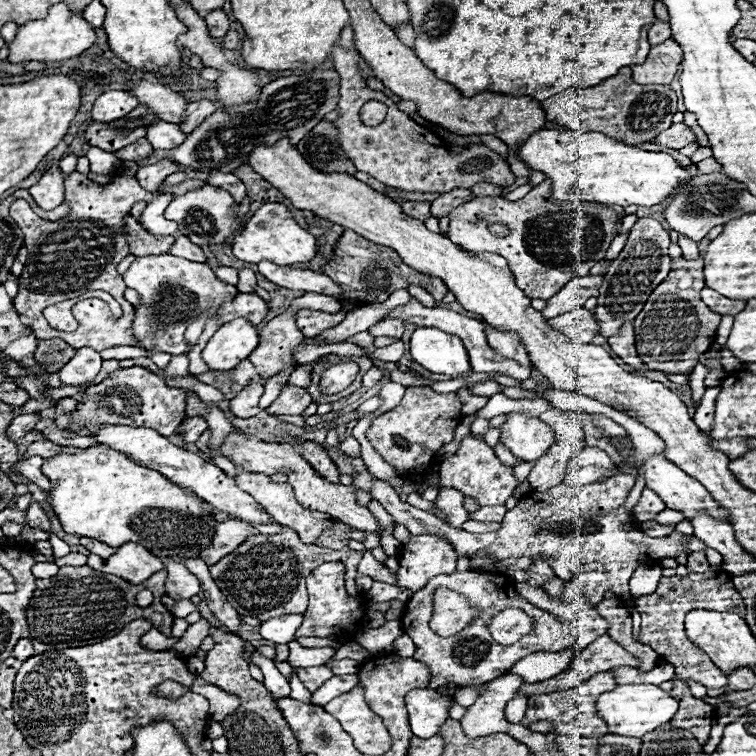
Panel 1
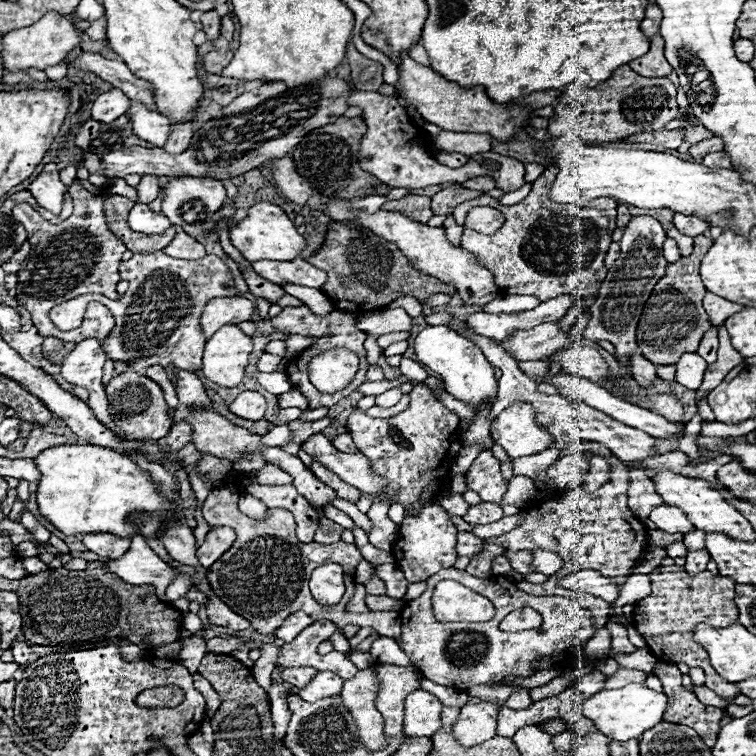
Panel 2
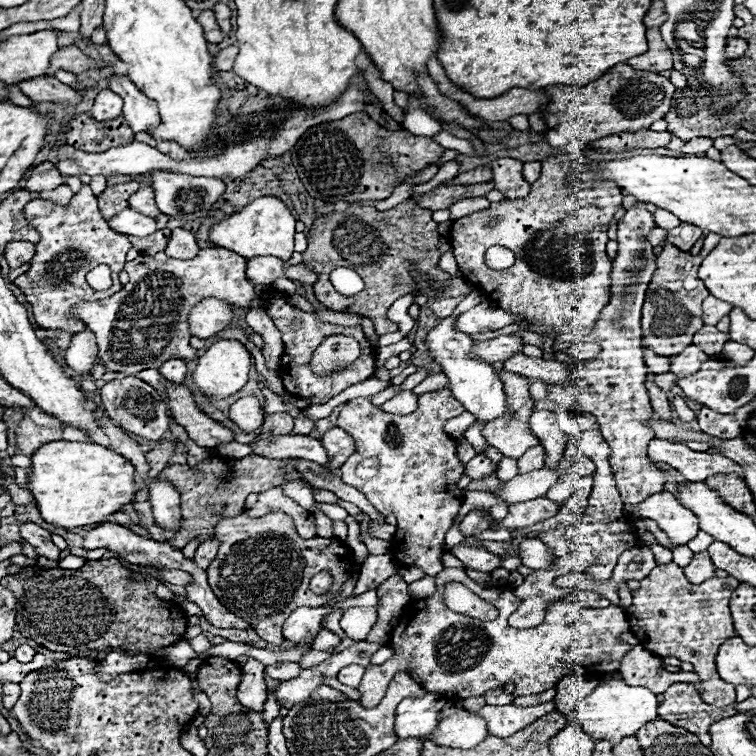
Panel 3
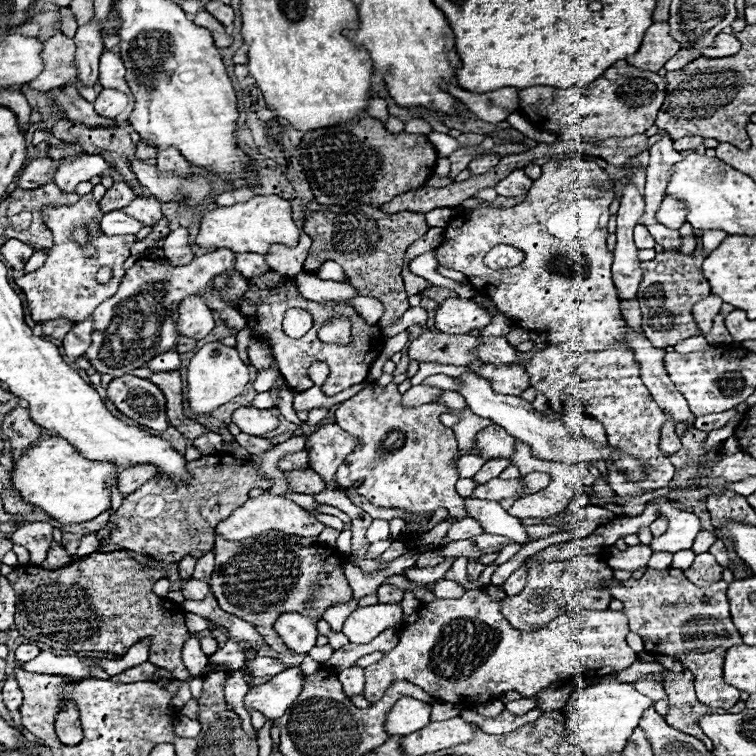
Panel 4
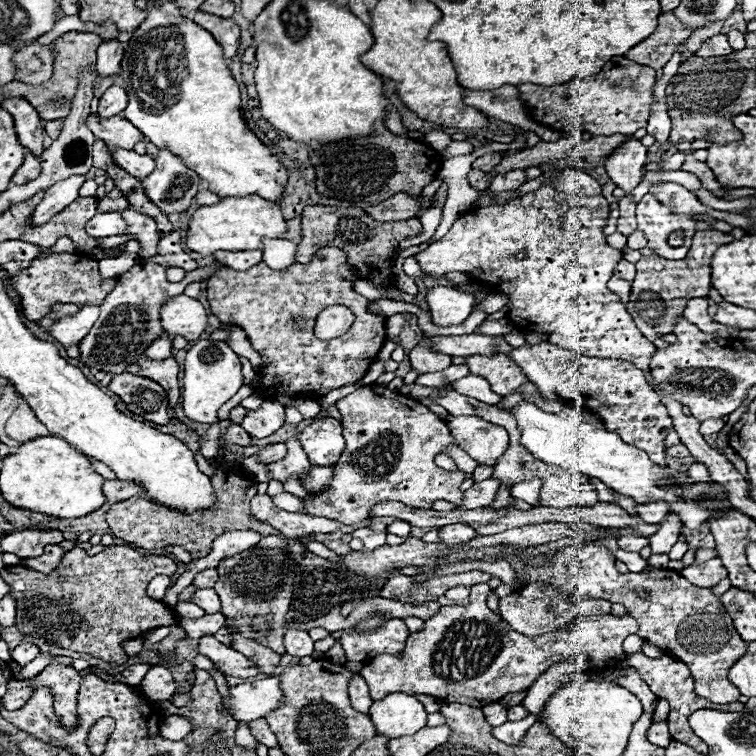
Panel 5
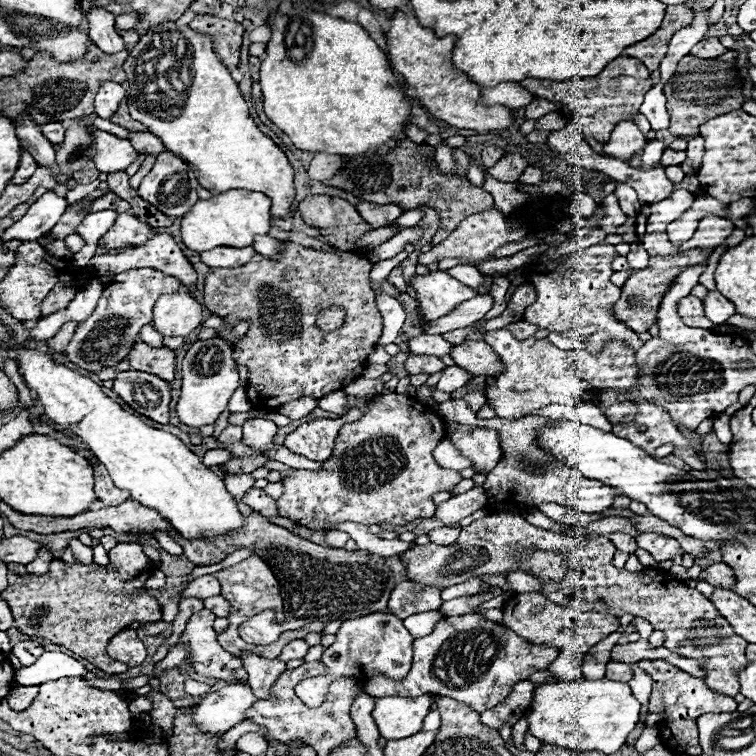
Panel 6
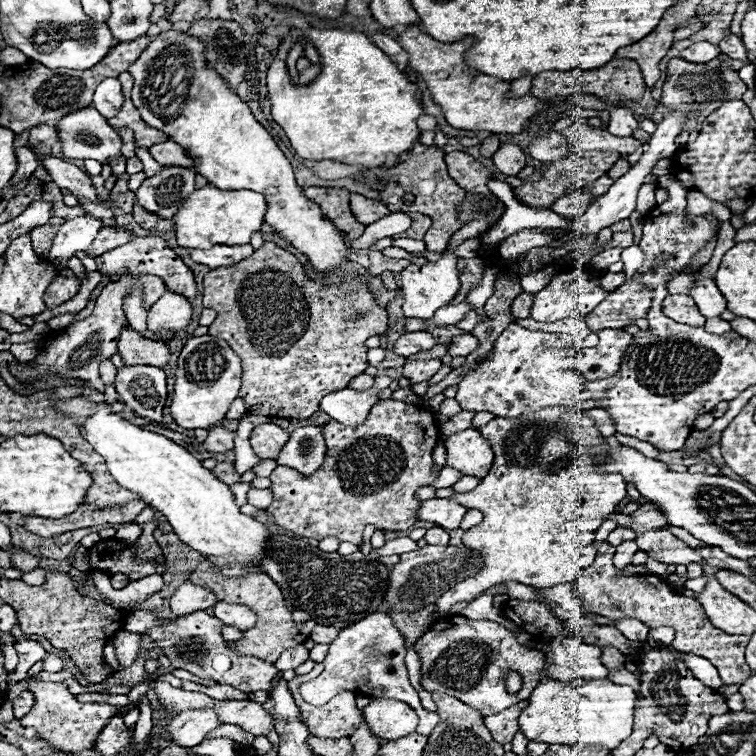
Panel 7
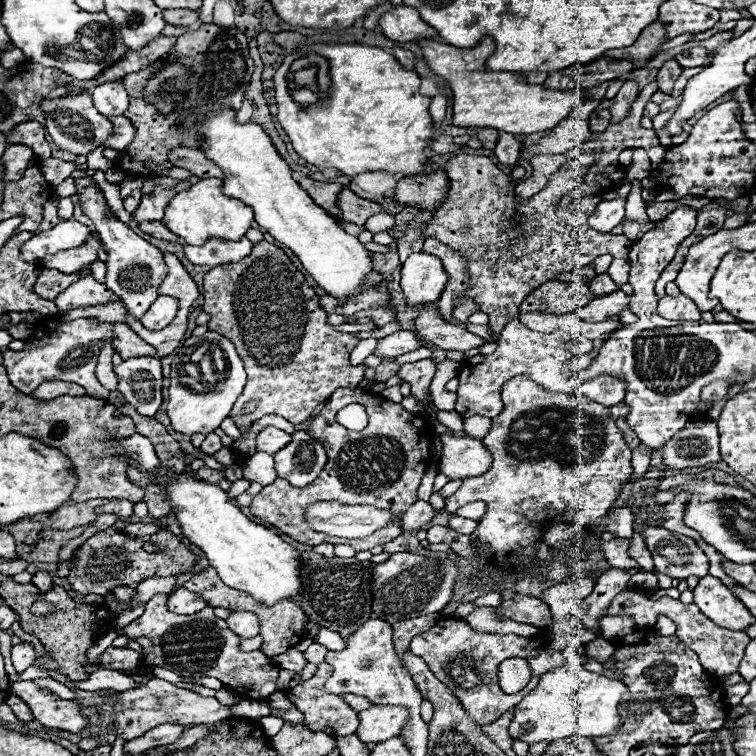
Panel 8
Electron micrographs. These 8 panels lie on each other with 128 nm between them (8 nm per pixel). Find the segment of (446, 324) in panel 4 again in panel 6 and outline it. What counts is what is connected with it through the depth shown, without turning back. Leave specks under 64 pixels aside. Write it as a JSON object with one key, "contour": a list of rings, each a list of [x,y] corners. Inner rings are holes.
{"contour":[[[436,270],[430,274],[414,276],[410,280],[410,286],[416,290],[418,306],[416,312],[420,320],[436,320],[444,314],[448,314],[454,306],[458,306],[464,300],[470,300],[476,296],[476,292],[456,278],[448,274],[448,270]]]}

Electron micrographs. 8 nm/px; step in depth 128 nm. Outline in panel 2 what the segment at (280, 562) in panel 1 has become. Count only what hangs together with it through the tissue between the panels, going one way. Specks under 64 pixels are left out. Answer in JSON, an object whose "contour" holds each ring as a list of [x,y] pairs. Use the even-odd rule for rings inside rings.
{"contour":[[[224,486],[224,488],[214,488],[202,504],[202,516],[208,524],[232,526],[236,530],[234,546],[230,546],[230,550],[226,550],[226,554],[222,554],[222,558],[218,558],[218,562],[214,562],[214,566],[208,568],[210,586],[214,594],[228,608],[232,608],[242,618],[246,618],[264,636],[274,636],[276,626],[282,626],[282,622],[290,614],[302,610],[310,614],[314,620],[330,618],[338,628],[346,624],[370,626],[378,634],[400,641],[402,621],[399,612],[366,612],[366,614],[344,612],[344,606],[354,594],[356,566],[362,560],[362,554],[354,544],[346,544],[346,542],[302,544],[294,534],[294,516],[288,510],[270,508],[264,520],[254,520],[238,510],[236,506],[238,498],[240,498],[240,492],[236,488]],[[326,562],[338,562],[344,568],[346,590],[338,606],[322,606],[314,602],[308,590],[308,580],[312,570],[318,566],[324,566]]]}

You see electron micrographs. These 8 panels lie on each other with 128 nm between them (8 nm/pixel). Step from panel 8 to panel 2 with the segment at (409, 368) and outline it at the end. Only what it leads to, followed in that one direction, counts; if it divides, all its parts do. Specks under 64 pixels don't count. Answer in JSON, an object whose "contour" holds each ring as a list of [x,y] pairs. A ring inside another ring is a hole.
{"contour":[[[544,322],[532,330],[518,330],[510,334],[506,342],[500,342],[500,346],[510,350],[510,354],[514,354],[518,360],[542,360],[566,344],[570,344],[570,338],[568,334],[560,332],[556,322]]]}

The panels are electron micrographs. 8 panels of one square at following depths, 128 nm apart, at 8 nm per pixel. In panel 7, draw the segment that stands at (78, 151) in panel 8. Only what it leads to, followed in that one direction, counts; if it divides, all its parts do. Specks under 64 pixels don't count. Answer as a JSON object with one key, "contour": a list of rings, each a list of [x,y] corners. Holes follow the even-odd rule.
{"contour":[[[94,106],[74,110],[74,114],[66,114],[66,118],[56,122],[56,130],[58,130],[58,142],[62,144],[62,152],[66,158],[76,158],[76,160],[94,158],[100,164],[106,164],[108,158],[120,156],[122,140],[120,140],[116,128],[112,128],[108,124],[108,120],[102,118],[102,114],[98,114],[98,110],[94,110]]]}

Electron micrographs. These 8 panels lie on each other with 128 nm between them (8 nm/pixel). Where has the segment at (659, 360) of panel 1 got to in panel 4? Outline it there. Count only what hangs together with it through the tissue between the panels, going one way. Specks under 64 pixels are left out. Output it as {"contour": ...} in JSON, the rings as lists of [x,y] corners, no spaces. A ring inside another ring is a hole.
{"contour":[[[698,248],[692,254],[660,252],[654,260],[642,262],[642,270],[646,270],[646,274],[642,274],[642,286],[638,288],[638,304],[642,312],[642,330],[654,348],[676,346],[680,340],[698,332],[690,310],[698,300],[710,296],[710,286],[702,274],[704,258],[704,250]]]}

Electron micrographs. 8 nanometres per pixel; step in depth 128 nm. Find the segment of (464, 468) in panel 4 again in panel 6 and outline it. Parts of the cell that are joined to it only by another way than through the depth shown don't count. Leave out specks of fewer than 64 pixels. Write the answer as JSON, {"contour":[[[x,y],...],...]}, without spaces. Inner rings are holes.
{"contour":[[[442,440],[436,448],[434,448],[434,458],[442,468],[450,468],[450,470],[464,470],[470,468],[470,460],[464,458],[452,444],[450,440]]]}

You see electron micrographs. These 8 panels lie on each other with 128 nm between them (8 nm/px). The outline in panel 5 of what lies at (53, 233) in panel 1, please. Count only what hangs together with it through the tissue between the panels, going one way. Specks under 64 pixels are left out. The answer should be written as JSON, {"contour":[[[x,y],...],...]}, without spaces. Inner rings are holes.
{"contour":[[[50,254],[40,256],[30,262],[28,268],[20,270],[16,276],[10,278],[10,286],[20,296],[20,308],[22,314],[28,320],[40,320],[54,302],[68,302],[68,304],[100,304],[110,290],[116,286],[116,278],[102,278],[98,272],[98,262],[90,260],[90,256],[84,254]]]}

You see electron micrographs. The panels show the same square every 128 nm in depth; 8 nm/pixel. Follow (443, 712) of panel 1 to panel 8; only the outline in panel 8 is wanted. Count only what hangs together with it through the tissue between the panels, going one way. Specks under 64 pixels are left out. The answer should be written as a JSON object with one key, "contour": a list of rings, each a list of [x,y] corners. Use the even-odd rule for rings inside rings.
{"contour":[[[380,704],[362,710],[358,716],[360,716],[360,726],[356,730],[356,736],[366,744],[370,742],[378,744],[400,736],[400,730],[406,726],[408,720],[406,708],[380,706]]]}

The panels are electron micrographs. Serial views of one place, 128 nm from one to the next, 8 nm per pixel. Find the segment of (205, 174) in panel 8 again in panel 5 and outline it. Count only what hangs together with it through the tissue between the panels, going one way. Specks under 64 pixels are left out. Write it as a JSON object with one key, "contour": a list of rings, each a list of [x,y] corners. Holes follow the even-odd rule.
{"contour":[[[90,116],[88,126],[94,132],[94,136],[106,142],[108,146],[120,146],[120,148],[134,150],[136,142],[146,142],[144,134],[136,126],[126,122],[126,118],[120,118],[120,116],[118,118]]]}

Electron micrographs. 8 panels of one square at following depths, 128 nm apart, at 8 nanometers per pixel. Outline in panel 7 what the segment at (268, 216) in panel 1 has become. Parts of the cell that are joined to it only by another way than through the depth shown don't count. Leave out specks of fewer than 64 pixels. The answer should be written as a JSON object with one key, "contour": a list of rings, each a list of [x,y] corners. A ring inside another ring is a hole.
{"contour":[[[210,184],[196,188],[174,216],[178,244],[184,248],[210,248],[214,244],[248,244],[250,236],[260,230],[266,214],[266,200],[252,190],[218,190]]]}

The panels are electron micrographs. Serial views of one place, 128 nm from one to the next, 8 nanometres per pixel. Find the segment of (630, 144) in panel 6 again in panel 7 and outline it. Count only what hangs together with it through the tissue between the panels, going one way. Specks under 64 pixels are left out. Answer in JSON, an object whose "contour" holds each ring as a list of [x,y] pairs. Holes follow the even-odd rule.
{"contour":[[[620,104],[614,112],[610,112],[608,132],[614,136],[632,136],[632,132],[638,128],[638,122],[632,114],[632,108],[628,104]]]}

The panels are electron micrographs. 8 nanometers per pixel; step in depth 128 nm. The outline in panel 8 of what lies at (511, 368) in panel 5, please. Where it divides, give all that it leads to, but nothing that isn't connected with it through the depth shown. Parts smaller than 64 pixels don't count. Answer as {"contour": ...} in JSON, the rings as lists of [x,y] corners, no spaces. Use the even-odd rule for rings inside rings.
{"contour":[[[436,304],[422,306],[416,318],[416,332],[442,350],[460,350],[466,352],[470,348],[482,346],[486,340],[468,332],[464,326],[452,324],[442,318]]]}

